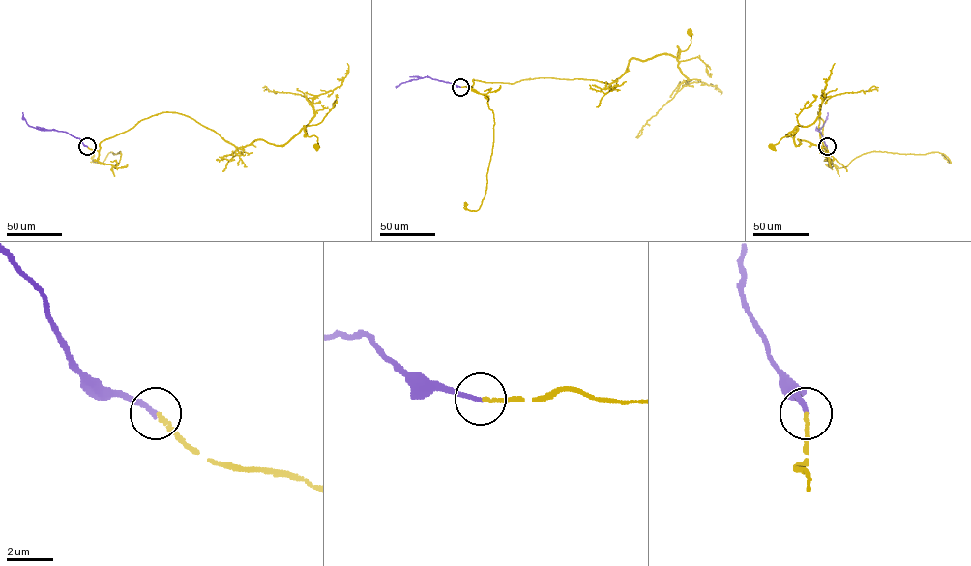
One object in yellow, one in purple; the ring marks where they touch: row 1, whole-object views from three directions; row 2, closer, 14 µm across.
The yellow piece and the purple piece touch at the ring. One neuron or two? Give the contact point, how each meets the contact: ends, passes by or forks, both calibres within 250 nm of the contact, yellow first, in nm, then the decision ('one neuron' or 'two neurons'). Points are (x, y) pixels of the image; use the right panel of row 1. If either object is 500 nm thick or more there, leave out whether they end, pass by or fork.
place (827, 146); yellow ends; purple ends; calibres 140 and 200 nm; one neuron

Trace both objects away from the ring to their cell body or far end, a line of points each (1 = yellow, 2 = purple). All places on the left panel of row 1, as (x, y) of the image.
1: (87, 146), (98, 151), (165, 112), (238, 148), (263, 139), (282, 145), (302, 129), (315, 146)
2: (87, 146), (66, 132), (29, 126), (22, 112)

